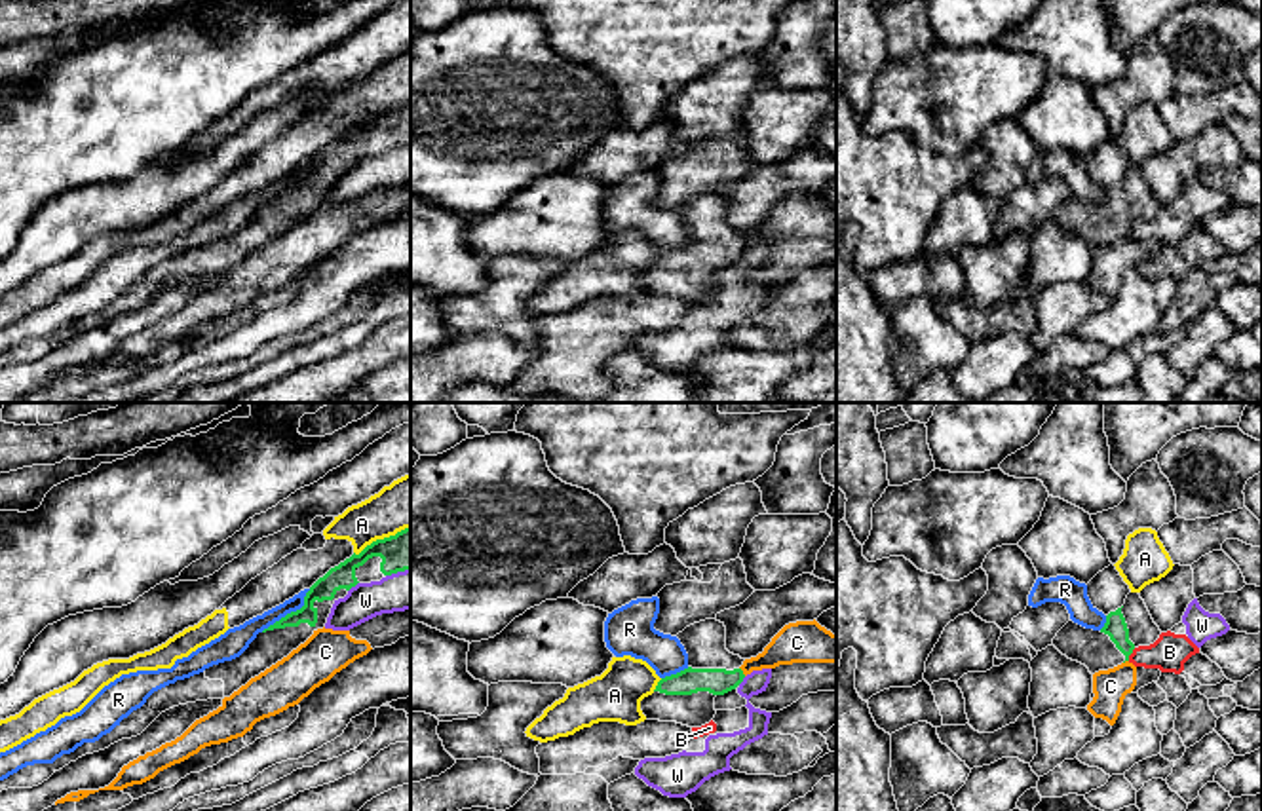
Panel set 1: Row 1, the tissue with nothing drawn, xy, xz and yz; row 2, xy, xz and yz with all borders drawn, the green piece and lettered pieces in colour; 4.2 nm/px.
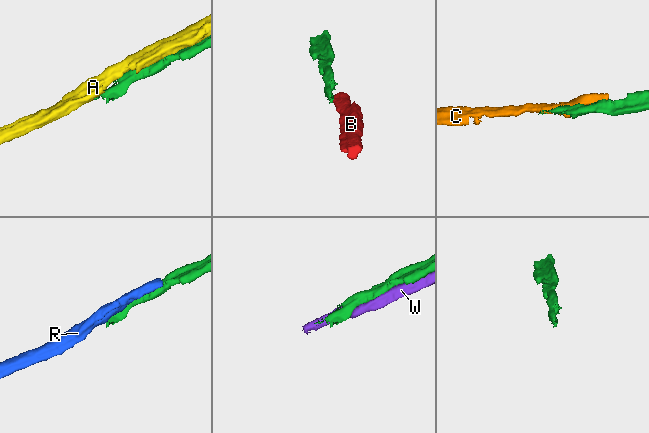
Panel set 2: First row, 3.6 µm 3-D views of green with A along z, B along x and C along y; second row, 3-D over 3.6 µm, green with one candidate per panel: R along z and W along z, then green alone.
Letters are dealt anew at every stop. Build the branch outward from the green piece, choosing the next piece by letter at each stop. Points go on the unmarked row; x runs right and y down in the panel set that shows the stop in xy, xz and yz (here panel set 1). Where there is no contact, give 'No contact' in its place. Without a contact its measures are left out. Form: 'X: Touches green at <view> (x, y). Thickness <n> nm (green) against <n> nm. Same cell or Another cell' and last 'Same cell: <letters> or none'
A: Touches green at xy (381, 114). Thickness 180 nm (green) against 220 nm. Another cell
B: Touches green at yz (1131, 226). Thickness 90 nm (green) against 160 nm. Another cell
C: Touches green at xz (742, 245). Thickness 110 nm (green) against 160 nm. Another cell
R: Touches green at xy (291, 187). Thickness 100 nm (green) against 100 nm. Another cell
W: Touches green at xy (352, 160). Thickness 150 nm (green) against 170 nm. Another cell
Same cell: none

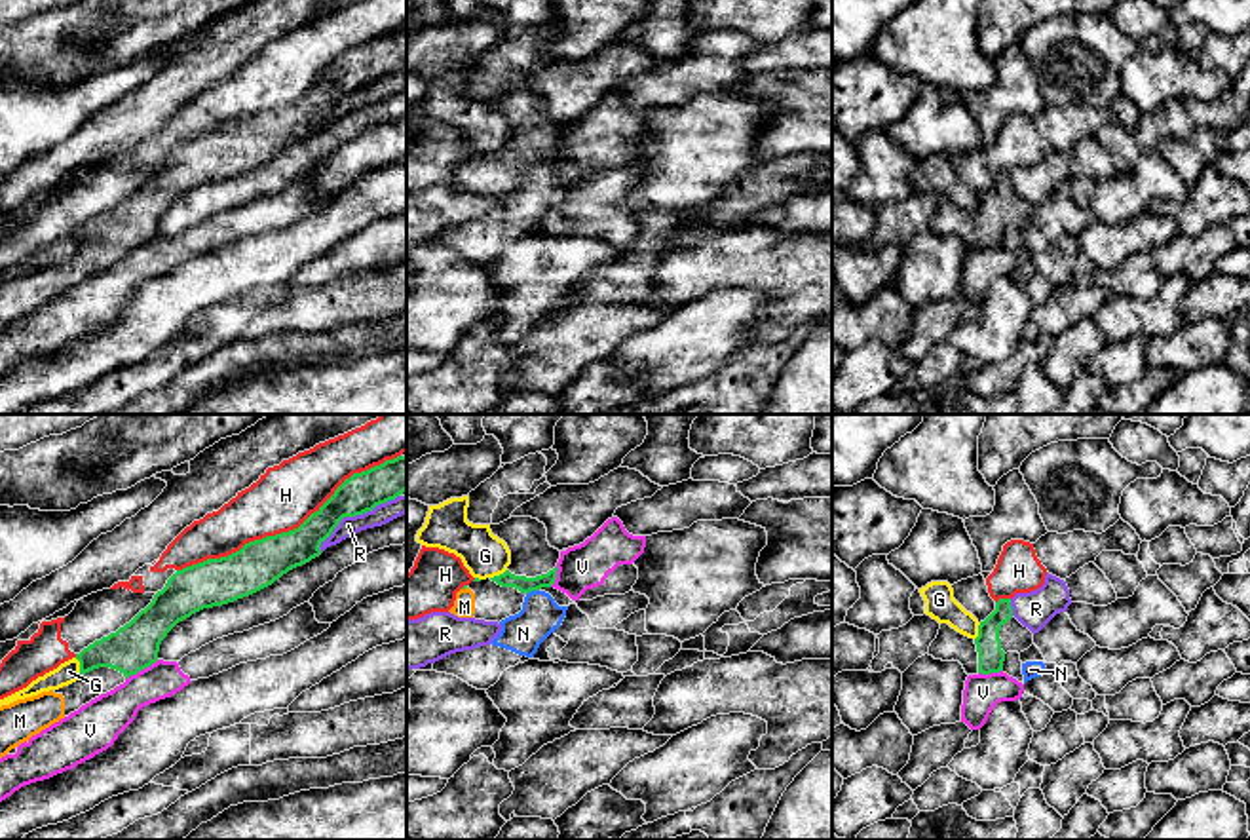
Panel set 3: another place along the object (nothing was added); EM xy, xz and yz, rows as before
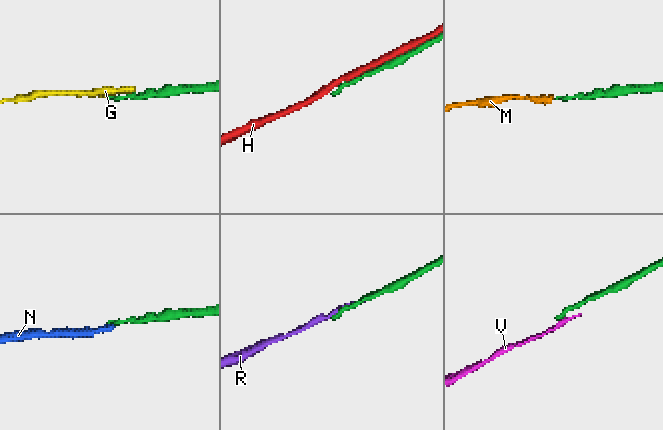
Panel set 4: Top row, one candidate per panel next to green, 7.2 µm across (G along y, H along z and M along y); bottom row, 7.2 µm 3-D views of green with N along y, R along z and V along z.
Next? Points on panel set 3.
G: Touches green at xy (80, 242). Thickness 200 nm (green) against 90 nm. Another cell
H: Touches green at xy (289, 105). Thickness 200 nm (green) against 260 nm. Another cell
M: Touches green at xz (464, 162). Thickness 20 nm (green) against 100 nm. Same cell
N: Touches green at xz (532, 164). Thickness 70 nm (green) against 170 nm. Another cell
R: Touches green at xy (354, 90). Thickness 170 nm (green) against 90 nm. Another cell
V: Touches green at xy (141, 244). Thickness 200 nm (green) against 180 nm. Another cell
Same cell: M

